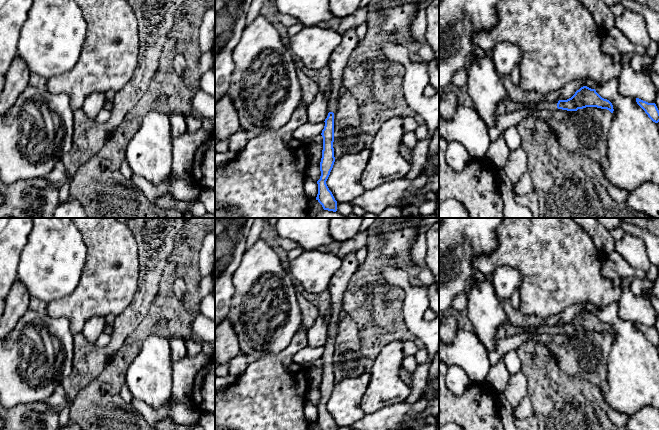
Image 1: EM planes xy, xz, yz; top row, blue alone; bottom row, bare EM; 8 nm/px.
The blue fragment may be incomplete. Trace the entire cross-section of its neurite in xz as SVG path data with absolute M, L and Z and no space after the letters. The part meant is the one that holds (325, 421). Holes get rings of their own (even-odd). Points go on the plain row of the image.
M356 252L349 253L342 260L341 267L332 276L329 283L328 290L331 294L331 317L328 324L328 340L325 343L325 350L322 354L323 361L323 374L322 382L320 386L321 400L317 405L318 418L316 424L322 430L337 430L332 416L329 414L326 405L333 392L335 381L334 381L334 338L337 336L337 328L340 322L340 316L342 312L341 304L343 300L344 292L351 277L355 274L359 268L358 261L356 258Z

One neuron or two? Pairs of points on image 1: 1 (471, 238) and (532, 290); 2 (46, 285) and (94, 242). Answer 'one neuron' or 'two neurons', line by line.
1: two neurons
2: two neurons

